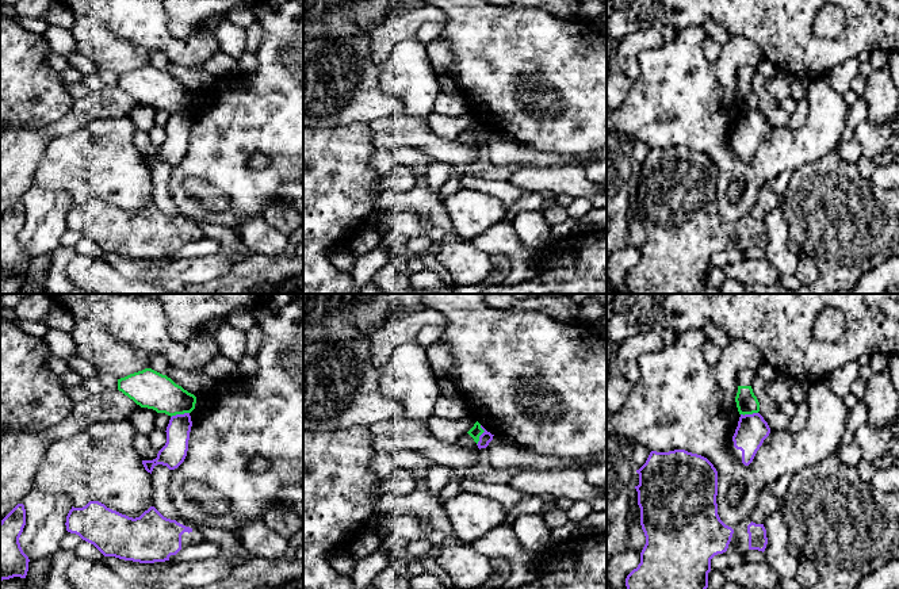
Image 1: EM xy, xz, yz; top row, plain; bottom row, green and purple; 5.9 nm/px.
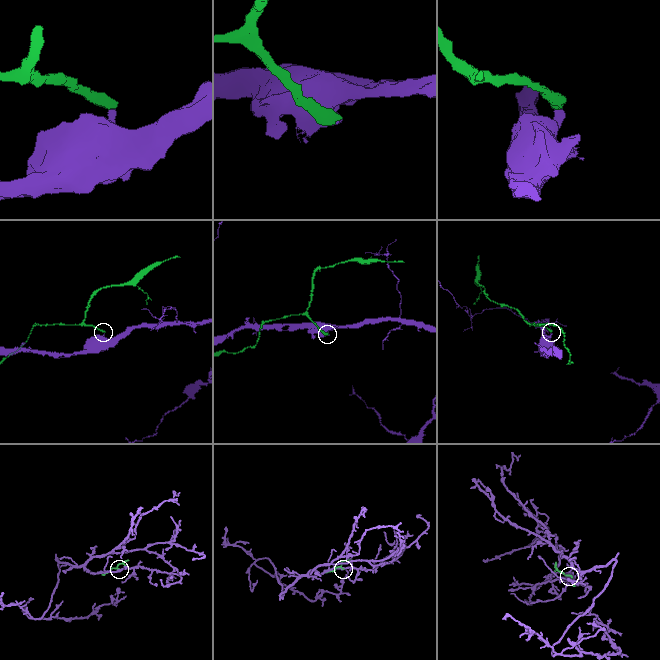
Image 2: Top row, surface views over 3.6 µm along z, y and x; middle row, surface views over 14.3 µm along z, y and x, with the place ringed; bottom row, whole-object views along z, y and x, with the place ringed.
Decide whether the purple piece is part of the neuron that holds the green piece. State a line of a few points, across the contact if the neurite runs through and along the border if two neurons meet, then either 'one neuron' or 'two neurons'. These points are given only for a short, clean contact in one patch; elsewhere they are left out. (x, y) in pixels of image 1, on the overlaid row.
xz (481, 425), (484, 432), (477, 444) | two neurons

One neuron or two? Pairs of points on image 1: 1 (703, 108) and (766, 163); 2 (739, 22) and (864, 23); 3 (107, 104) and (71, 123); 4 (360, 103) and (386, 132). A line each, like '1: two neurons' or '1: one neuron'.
1: one neuron
2: one neuron
3: one neuron
4: two neurons

